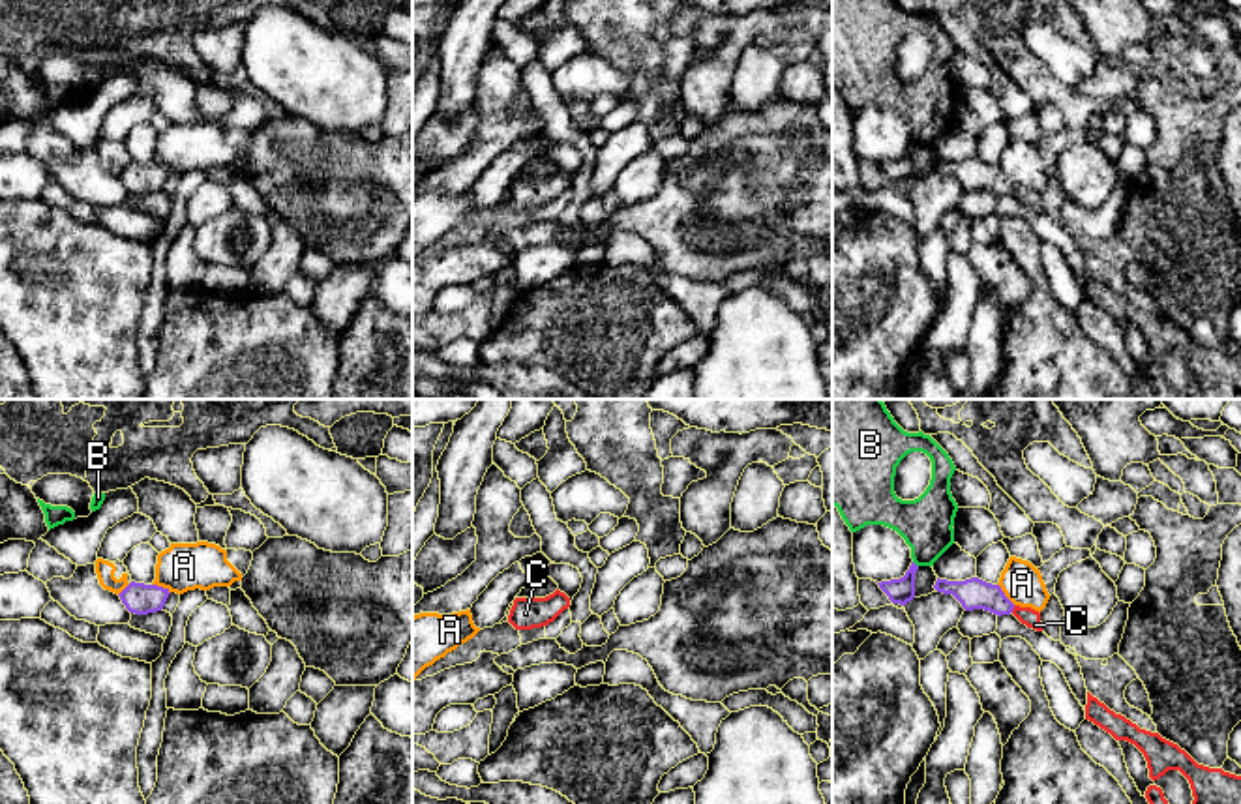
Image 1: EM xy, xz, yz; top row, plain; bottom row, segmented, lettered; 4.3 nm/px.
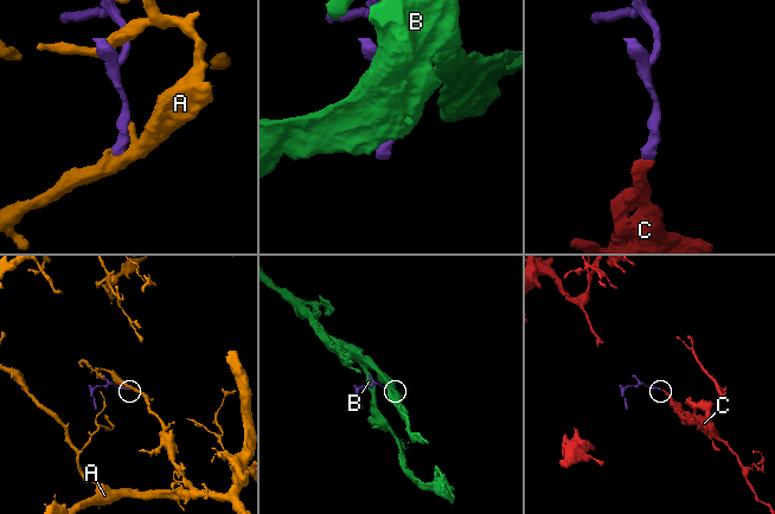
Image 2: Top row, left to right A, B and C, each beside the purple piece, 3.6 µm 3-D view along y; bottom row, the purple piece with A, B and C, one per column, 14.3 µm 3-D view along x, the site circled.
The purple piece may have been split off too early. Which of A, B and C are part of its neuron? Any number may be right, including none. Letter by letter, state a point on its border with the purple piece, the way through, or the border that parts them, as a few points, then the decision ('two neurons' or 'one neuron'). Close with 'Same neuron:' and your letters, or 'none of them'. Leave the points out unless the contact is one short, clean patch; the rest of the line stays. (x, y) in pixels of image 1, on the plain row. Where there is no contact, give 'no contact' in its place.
A: contact yz (1003, 175); two neurons
B: contact yz (915, 145); border yz (913, 141), (917, 147); two neurons
C: contact yz (1013, 188); way yz (973, 173), (1013, 188), (1026, 195); one neuron
Same neuron: C

